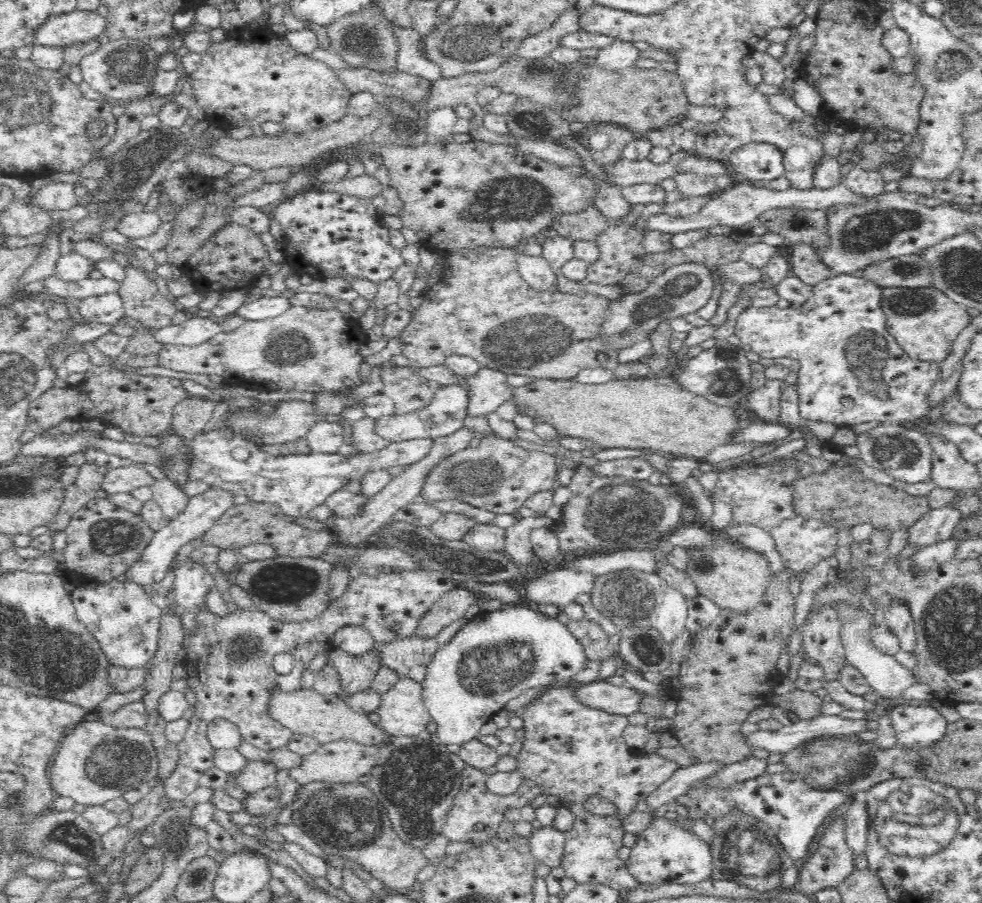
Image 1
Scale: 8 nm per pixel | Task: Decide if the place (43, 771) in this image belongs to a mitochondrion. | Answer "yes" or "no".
no

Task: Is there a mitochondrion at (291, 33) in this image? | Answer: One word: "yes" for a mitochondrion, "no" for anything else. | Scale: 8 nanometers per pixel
no

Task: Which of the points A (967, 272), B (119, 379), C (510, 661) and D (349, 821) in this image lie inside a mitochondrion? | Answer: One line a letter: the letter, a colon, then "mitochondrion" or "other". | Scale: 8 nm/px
A: mitochondrion
B: other
C: mitochondrion
D: mitochondrion

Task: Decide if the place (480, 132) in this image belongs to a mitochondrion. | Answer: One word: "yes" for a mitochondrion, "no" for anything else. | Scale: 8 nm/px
no

